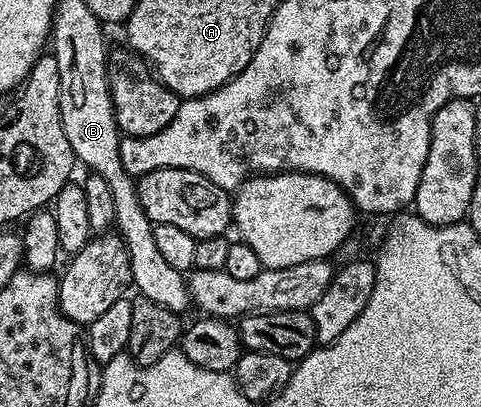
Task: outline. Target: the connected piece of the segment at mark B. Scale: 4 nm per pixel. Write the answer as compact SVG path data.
M58 24L52 30L52 53L56 64L60 64L60 120L64 124L64 136L68 136L68 144L75 159L81 165L83 162L89 173L98 174L104 180L108 180L108 188L112 188L116 204L114 226L118 237L124 240L128 248L133 289L138 289L137 293L141 297L156 300L156 304L164 304L164 308L168 308L173 314L181 315L182 310L191 309L192 306L190 287L183 271L172 268L172 264L168 264L168 260L164 260L164 256L156 248L155 223L151 222L150 217L144 212L138 199L135 179L126 173L120 160L120 131L106 79L107 67L103 63L101 66L96 59L90 58L88 51L82 50L86 46L85 38L94 38L98 34L99 27L94 26Z

